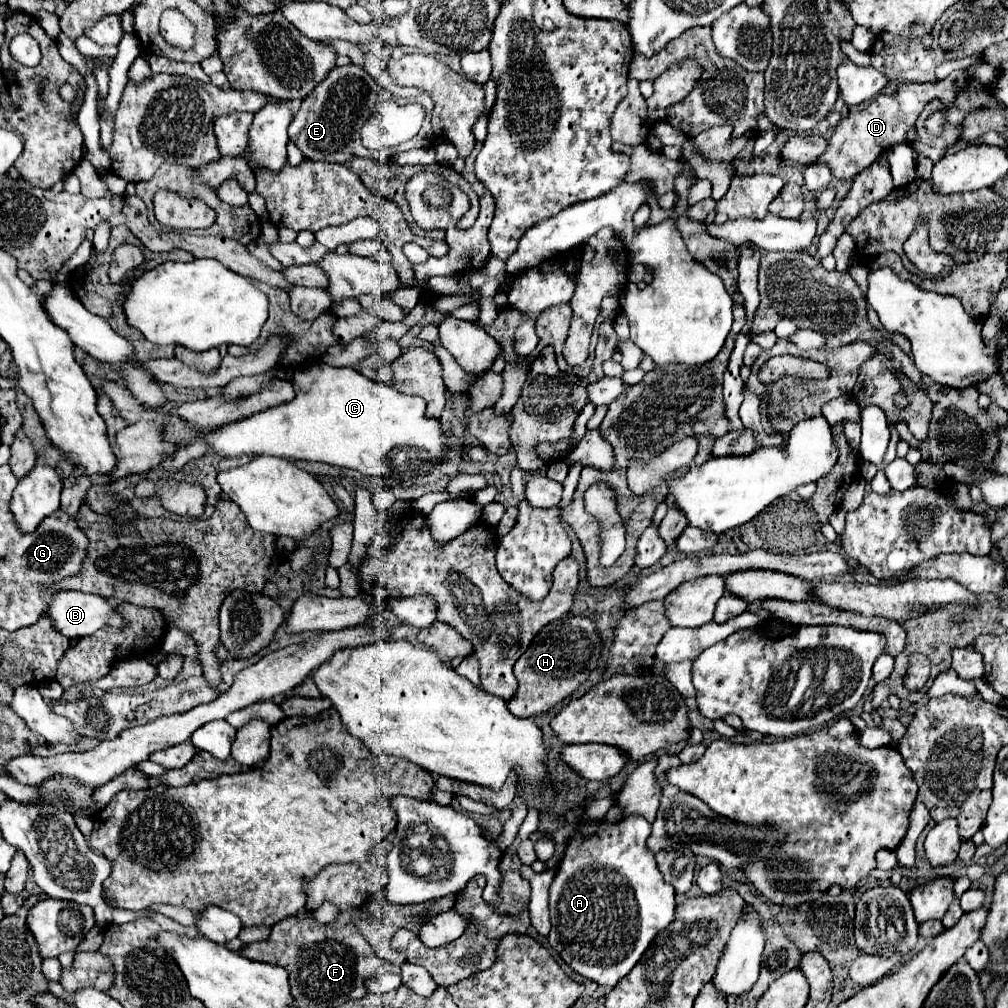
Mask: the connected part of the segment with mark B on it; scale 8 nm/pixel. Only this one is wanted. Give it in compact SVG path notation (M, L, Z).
M59 591L53 595L47 617L55 623L55 631L67 639L93 635L105 623L117 629L127 623L105 597L81 591Z

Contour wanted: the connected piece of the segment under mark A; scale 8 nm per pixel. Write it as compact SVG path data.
M625 815L617 823L581 823L567 841L563 859L557 865L549 887L551 933L549 945L579 975L597 981L603 987L615 987L649 947L653 937L673 921L675 891L663 881L655 855L647 849L651 823L641 815Z

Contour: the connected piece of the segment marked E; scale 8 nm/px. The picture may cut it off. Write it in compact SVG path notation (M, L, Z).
M347 65L335 67L329 71L327 79L321 81L311 95L307 95L301 103L301 109L289 123L289 139L301 149L305 159L327 161L327 163L349 163L355 157L353 141L363 127L363 123L373 113L375 101L379 101L379 93L383 87L375 83L375 79L363 71L363 67Z

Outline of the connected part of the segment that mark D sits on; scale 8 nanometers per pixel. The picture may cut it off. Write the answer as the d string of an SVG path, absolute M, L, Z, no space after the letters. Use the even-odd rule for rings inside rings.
M953 71L947 79L935 83L935 85L921 85L921 83L903 83L899 85L899 89L893 95L877 95L863 111L861 109L853 109L837 127L835 127L835 135L831 137L831 143L827 147L827 151L817 157L817 161L813 163L825 163L831 173L837 179L853 179L857 173L861 173L863 169L867 169L873 161L877 161L887 147L895 145L895 143L905 143L907 139L907 131L915 125L919 113L923 111L923 107L933 101L939 99L945 105L951 105L955 99L955 83L963 85L967 79L963 75L963 71Z

